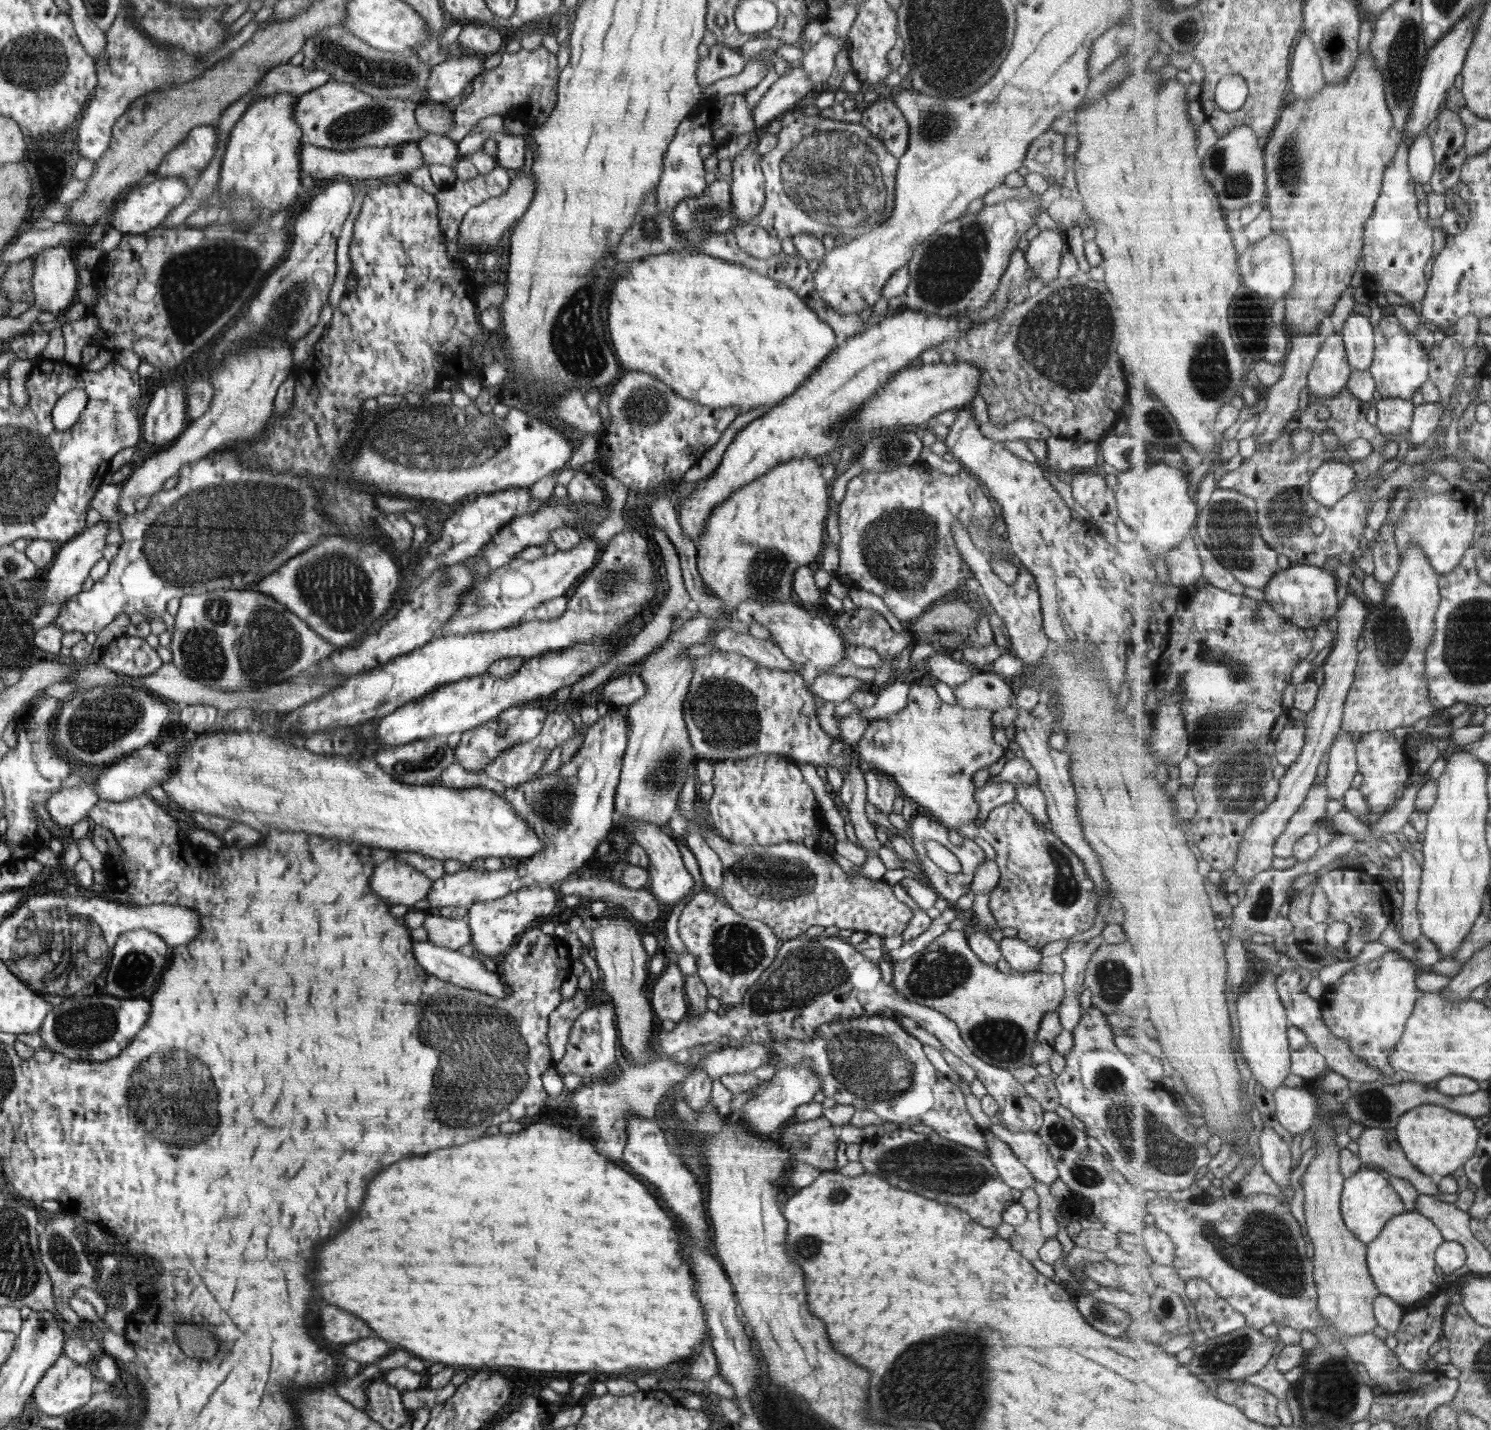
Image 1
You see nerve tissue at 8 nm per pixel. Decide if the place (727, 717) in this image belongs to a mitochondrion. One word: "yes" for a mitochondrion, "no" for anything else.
yes

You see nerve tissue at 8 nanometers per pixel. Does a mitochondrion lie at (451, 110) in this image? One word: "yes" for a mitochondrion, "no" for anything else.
no

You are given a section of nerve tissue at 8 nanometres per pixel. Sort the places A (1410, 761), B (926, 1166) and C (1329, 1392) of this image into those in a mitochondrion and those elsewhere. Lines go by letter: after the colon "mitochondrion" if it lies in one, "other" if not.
A: other
B: mitochondrion
C: mitochondrion

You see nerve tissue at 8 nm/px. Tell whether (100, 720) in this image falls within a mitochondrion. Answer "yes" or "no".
yes

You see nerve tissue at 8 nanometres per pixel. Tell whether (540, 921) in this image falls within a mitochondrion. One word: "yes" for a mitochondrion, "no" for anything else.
no

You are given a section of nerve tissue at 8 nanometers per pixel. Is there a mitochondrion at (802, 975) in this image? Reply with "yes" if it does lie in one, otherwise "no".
yes

